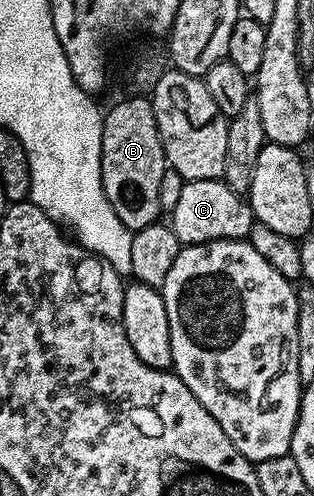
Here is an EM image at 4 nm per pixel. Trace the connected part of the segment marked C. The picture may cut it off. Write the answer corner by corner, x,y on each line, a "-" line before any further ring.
223,178
187,181
170,213
170,227
181,245
205,244
211,240
243,240
250,234
253,223
252,207
247,199
230,190

